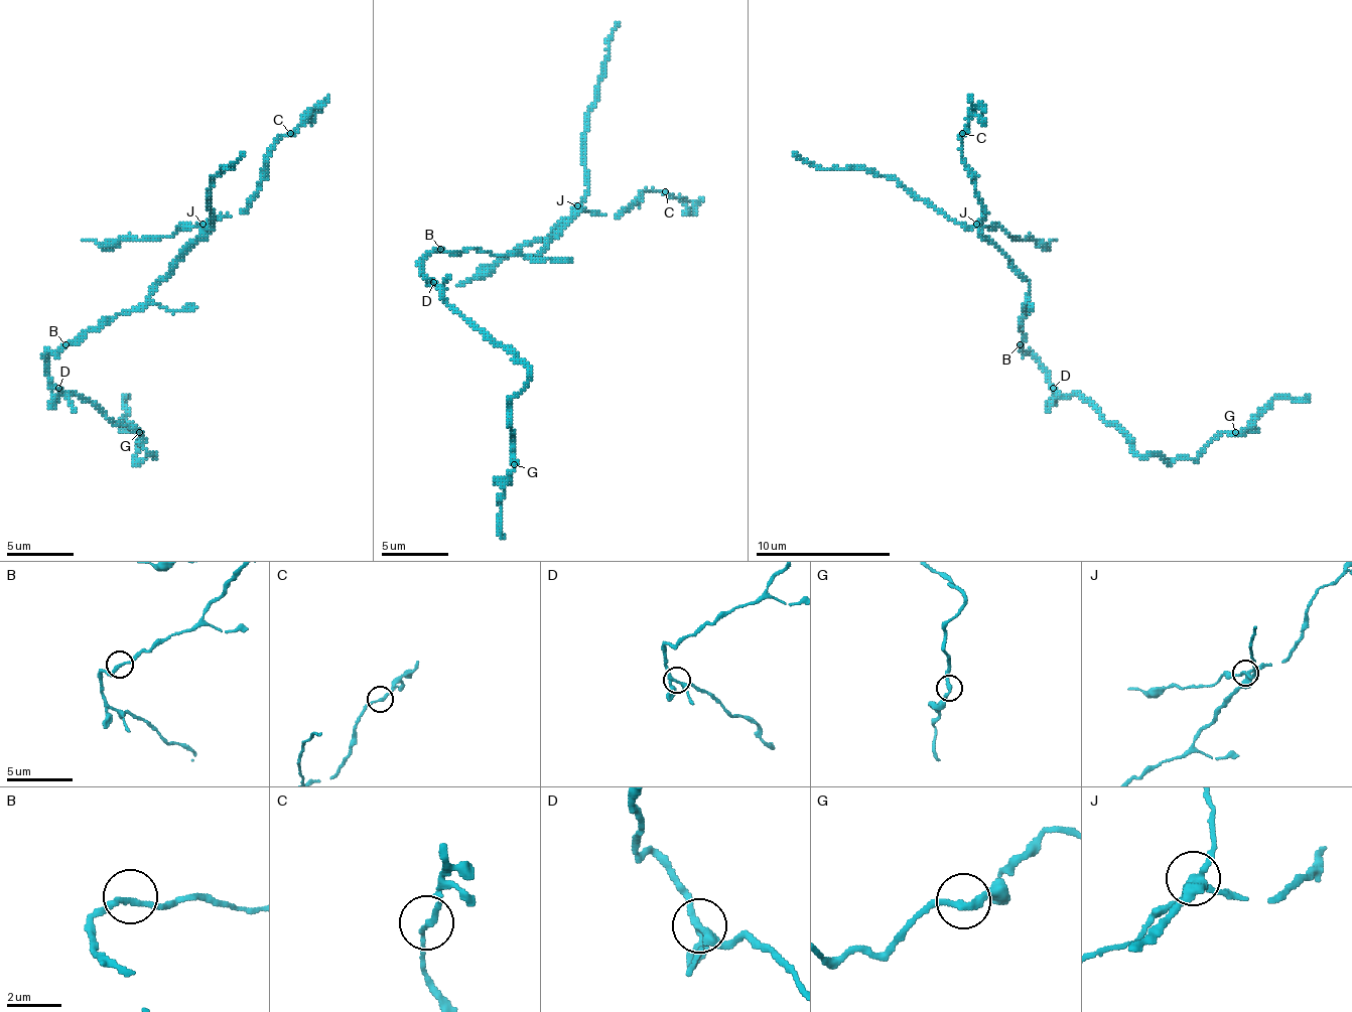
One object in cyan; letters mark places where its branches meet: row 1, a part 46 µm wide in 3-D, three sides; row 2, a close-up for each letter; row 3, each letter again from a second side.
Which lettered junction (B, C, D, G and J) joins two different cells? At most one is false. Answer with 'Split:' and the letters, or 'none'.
Split: J

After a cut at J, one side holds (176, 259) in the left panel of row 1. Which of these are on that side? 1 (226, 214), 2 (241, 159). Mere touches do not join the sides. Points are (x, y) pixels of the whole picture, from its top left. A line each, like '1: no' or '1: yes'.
1: yes
2: no

